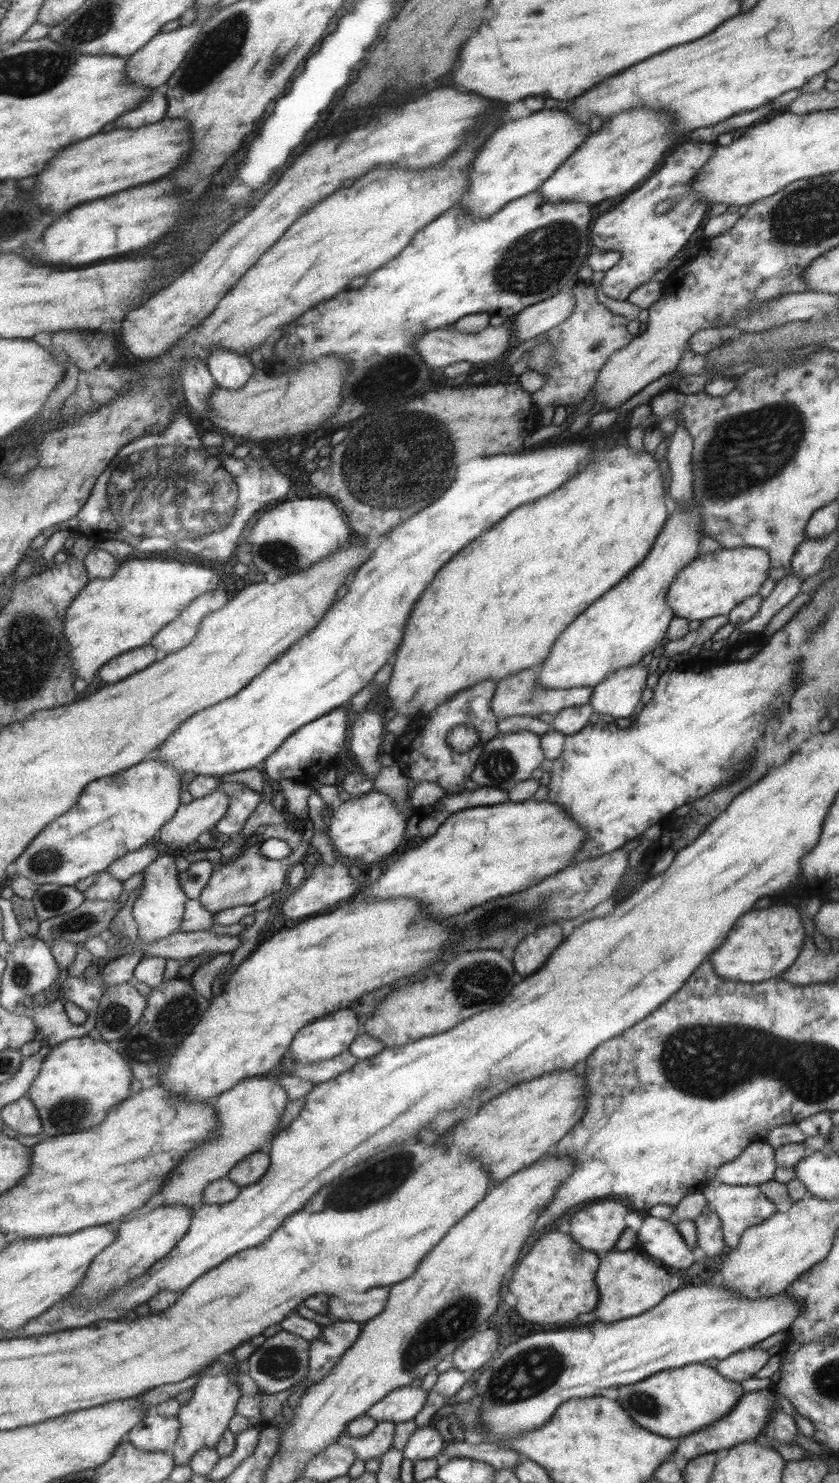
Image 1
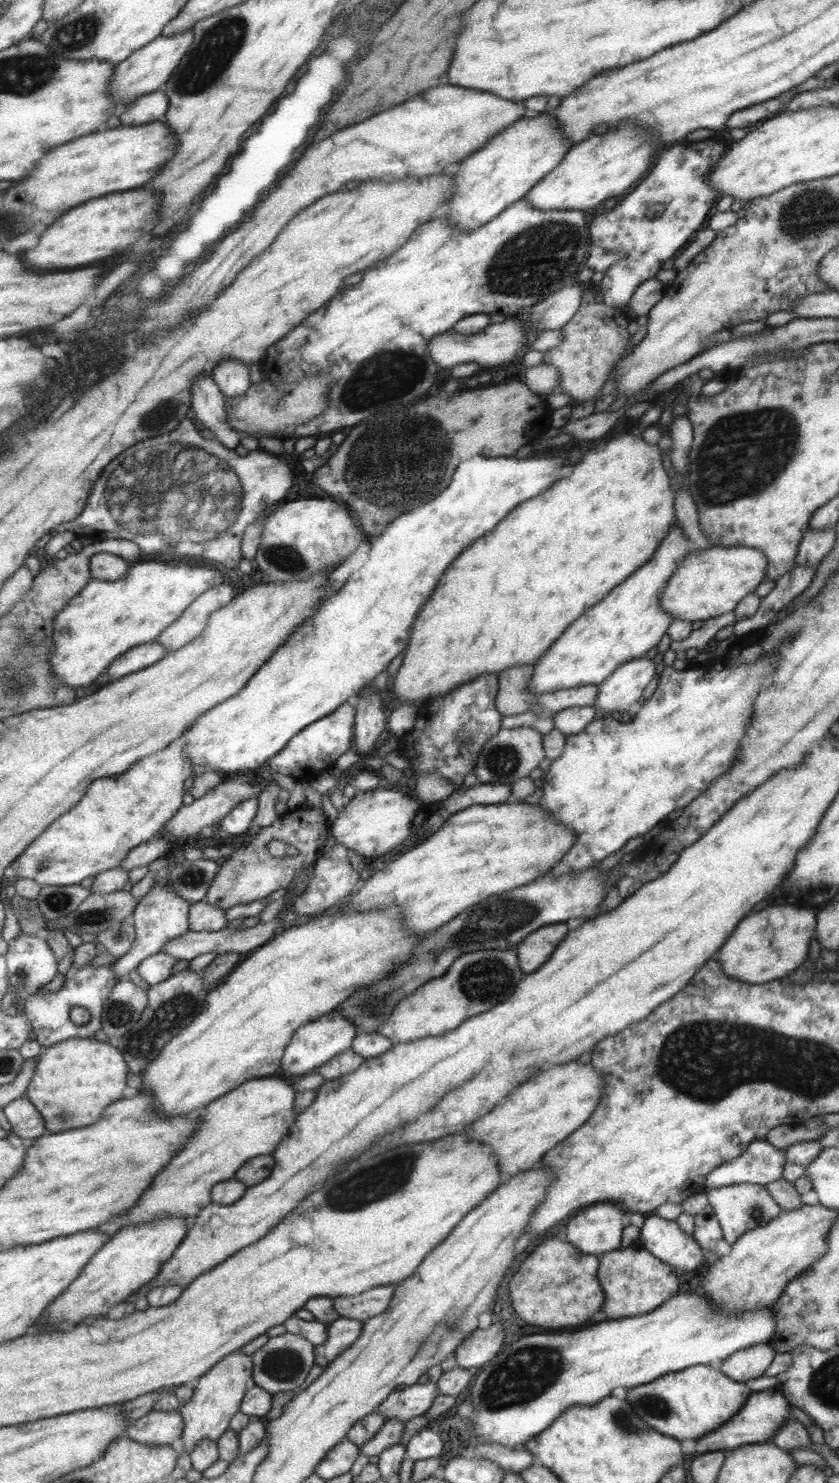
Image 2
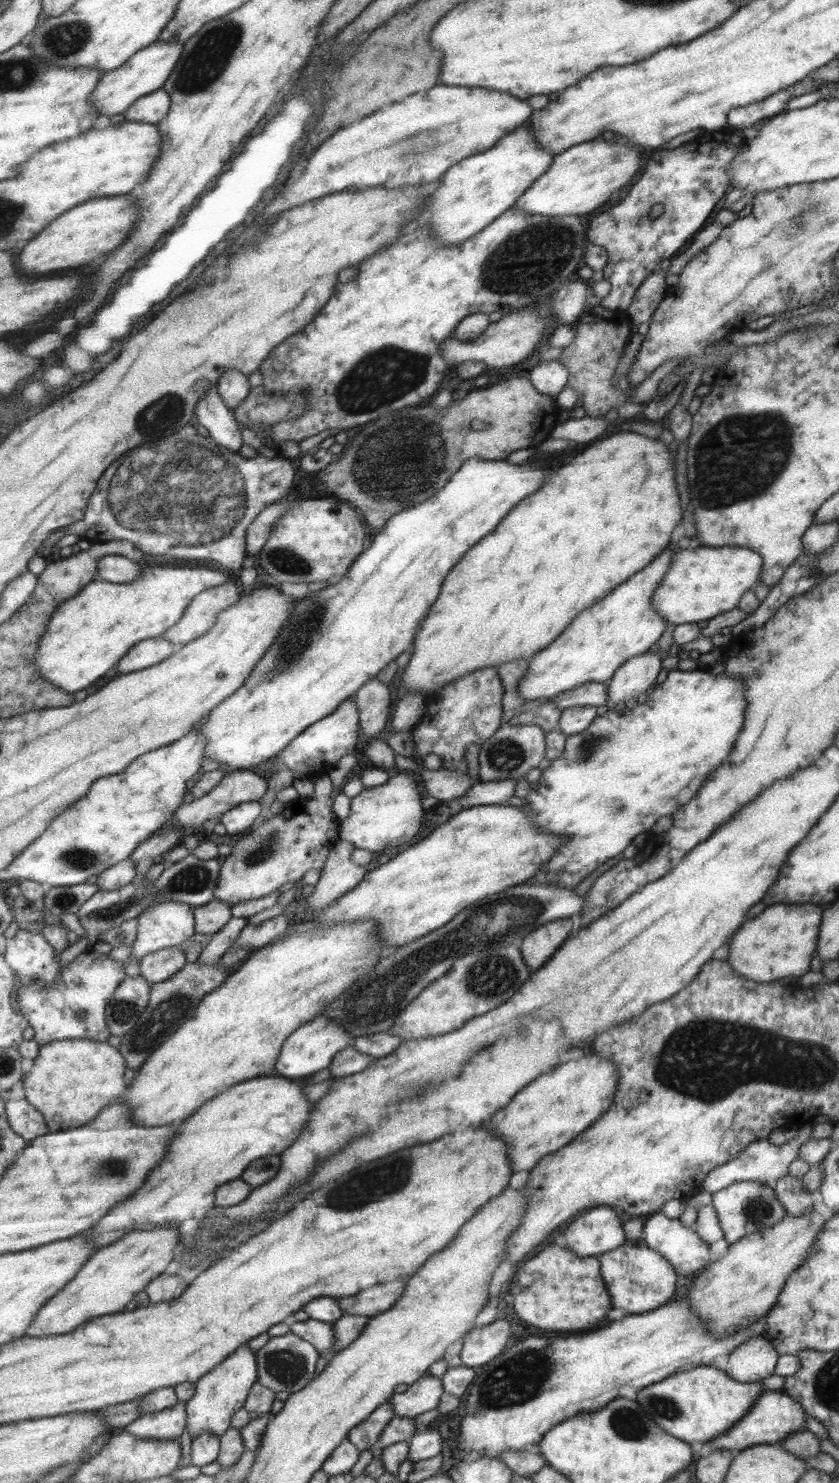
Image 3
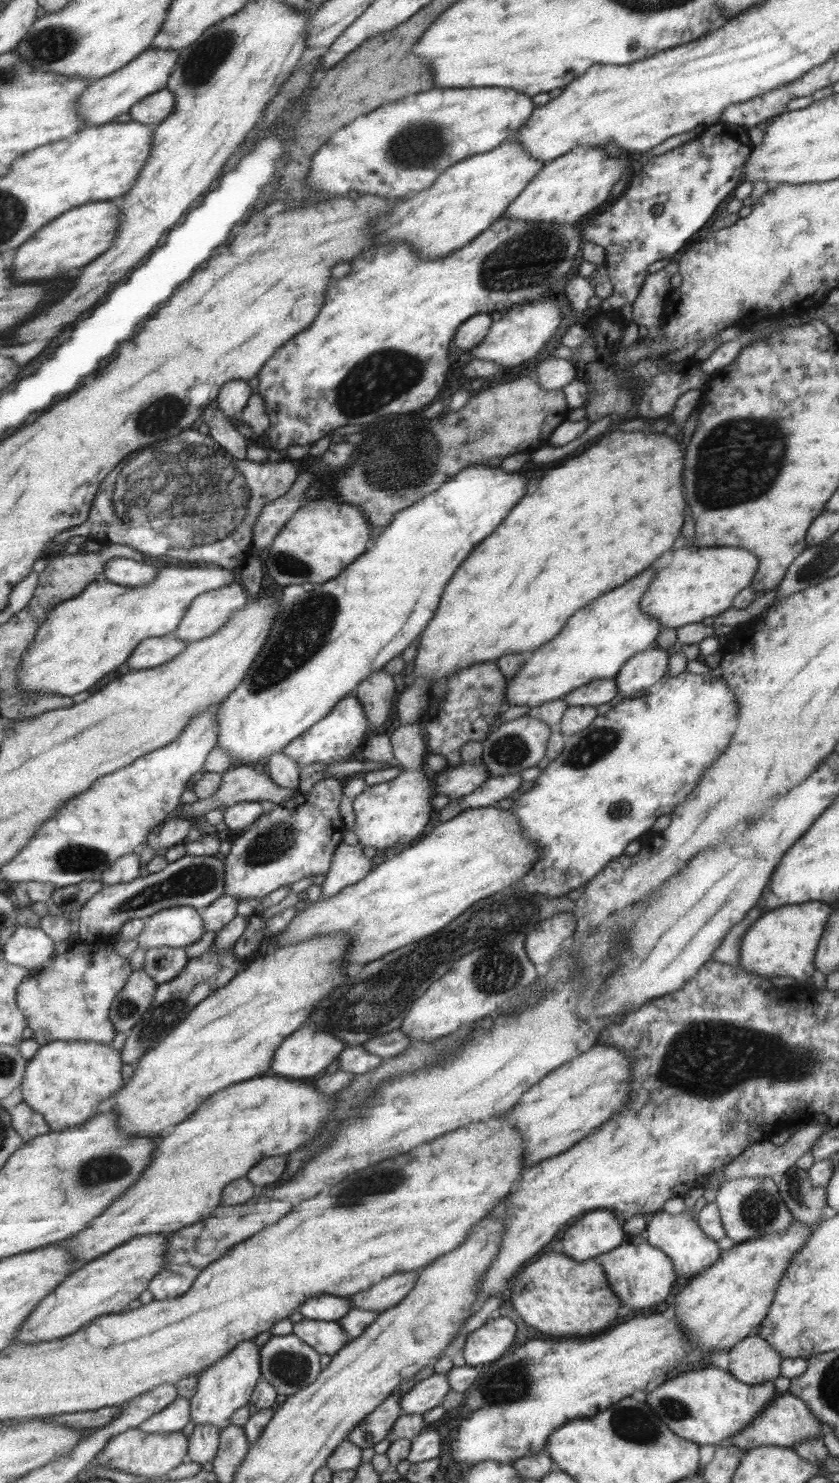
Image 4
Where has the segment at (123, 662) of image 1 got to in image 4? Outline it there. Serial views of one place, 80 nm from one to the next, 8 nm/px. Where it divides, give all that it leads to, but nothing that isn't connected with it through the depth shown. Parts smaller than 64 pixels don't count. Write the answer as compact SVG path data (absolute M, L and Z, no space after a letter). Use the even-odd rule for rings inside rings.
M172 633L159 637L149 637L140 641L140 644L132 650L125 666L129 668L153 668L171 660L179 654L189 642L183 642Z

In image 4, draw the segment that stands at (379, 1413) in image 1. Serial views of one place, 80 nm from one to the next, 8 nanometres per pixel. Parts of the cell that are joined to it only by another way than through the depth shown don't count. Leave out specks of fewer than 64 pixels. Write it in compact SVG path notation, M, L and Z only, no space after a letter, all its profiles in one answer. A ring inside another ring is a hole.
M433 1373L427 1378L423 1378L415 1383L411 1389L400 1396L398 1400L402 1414L421 1414L439 1406L444 1394L449 1391L446 1374Z

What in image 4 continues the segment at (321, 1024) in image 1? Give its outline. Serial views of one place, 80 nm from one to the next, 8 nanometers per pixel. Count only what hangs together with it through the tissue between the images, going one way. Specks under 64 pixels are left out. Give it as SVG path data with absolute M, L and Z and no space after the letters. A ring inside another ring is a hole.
M303 1024L291 1035L285 1037L274 1052L270 1074L283 1078L309 1078L319 1072L323 1072L329 1064L336 1060L336 1056L344 1049L345 1042L339 1037L333 1036L331 1032L317 1028L313 1024Z

